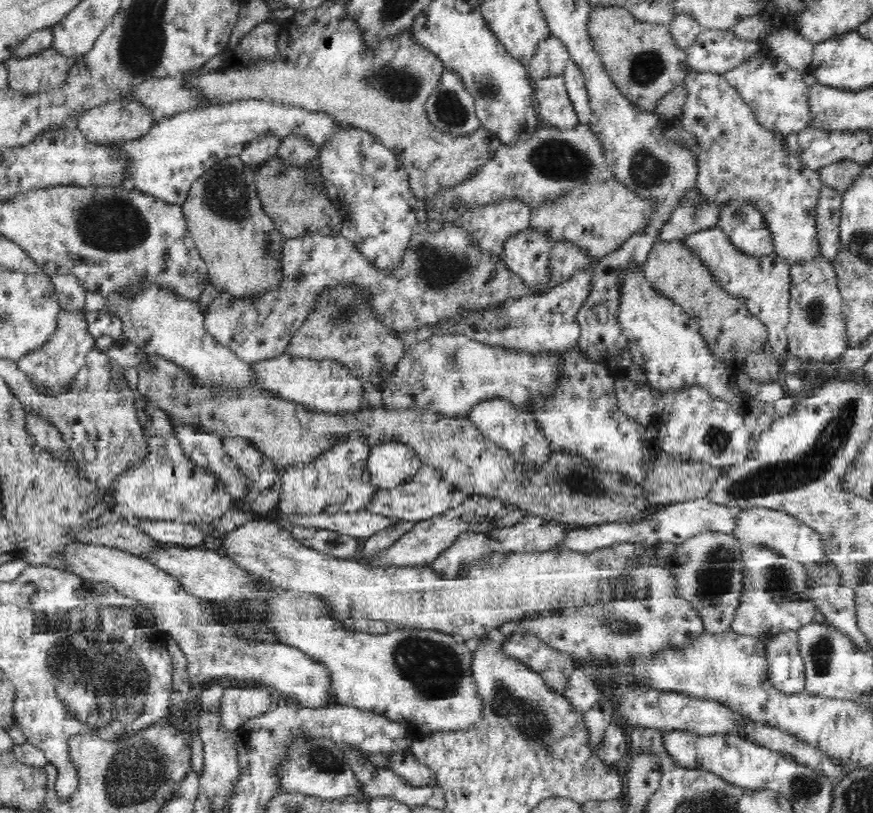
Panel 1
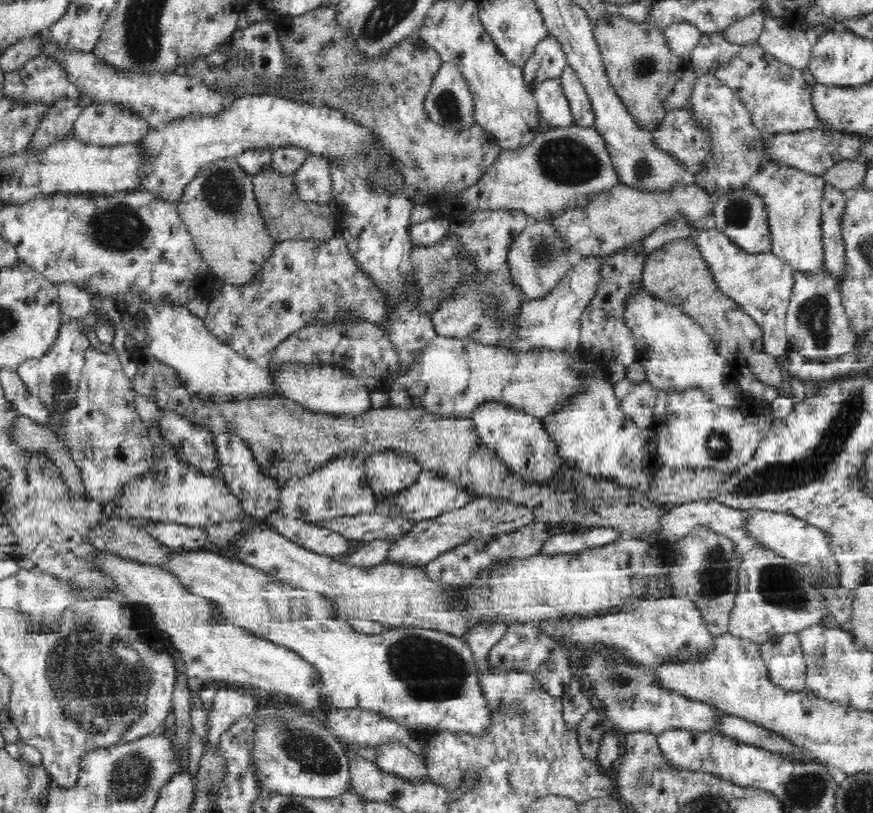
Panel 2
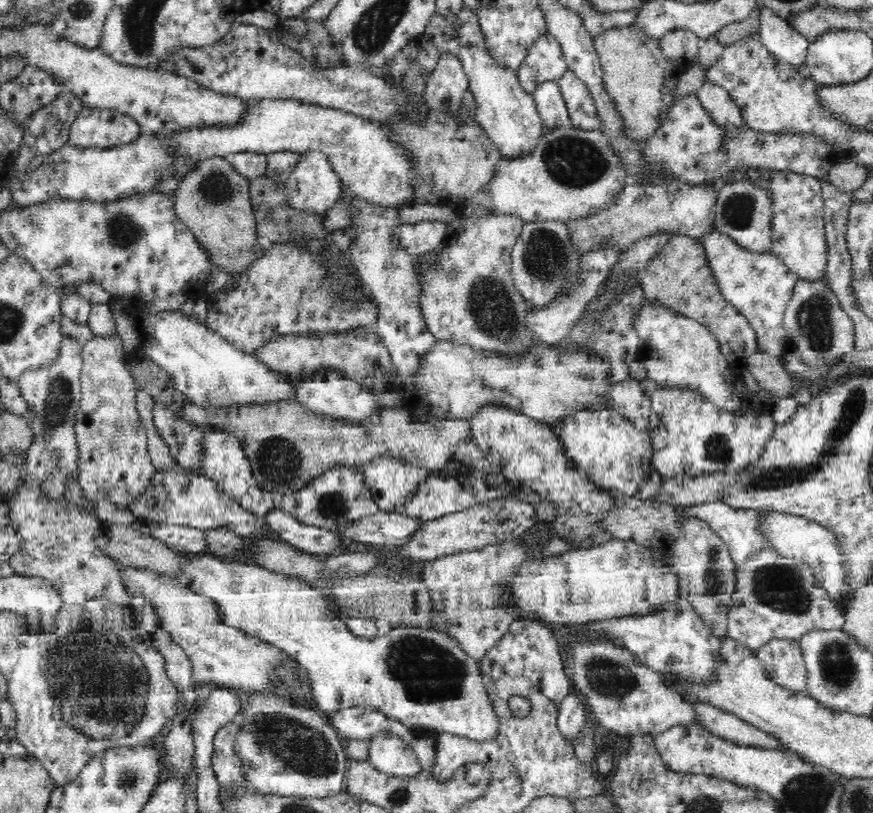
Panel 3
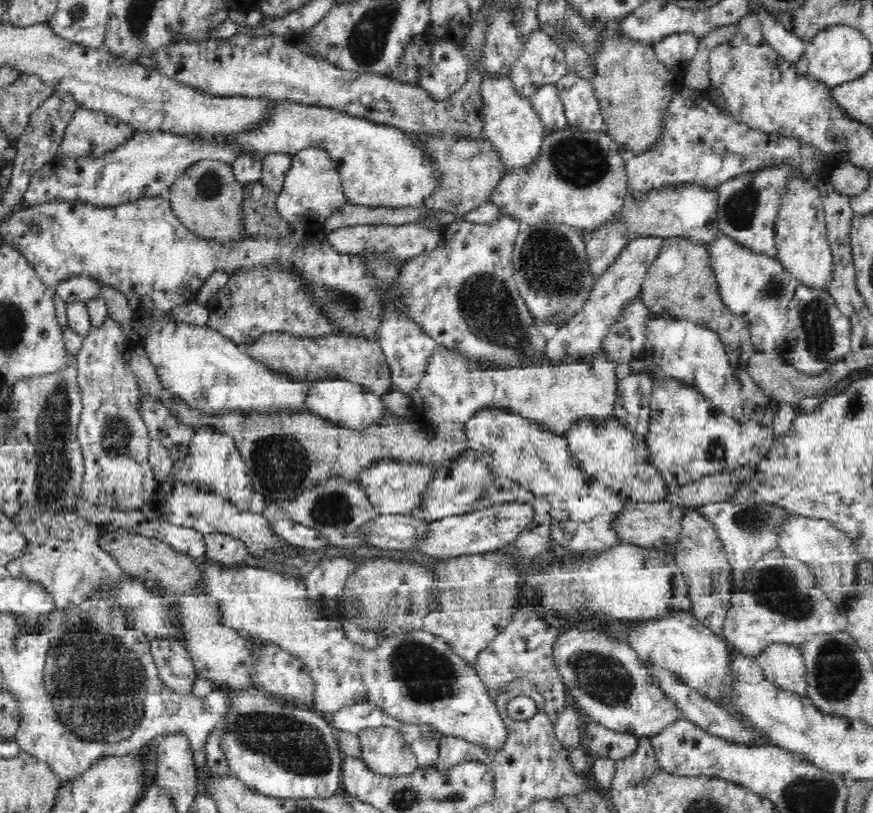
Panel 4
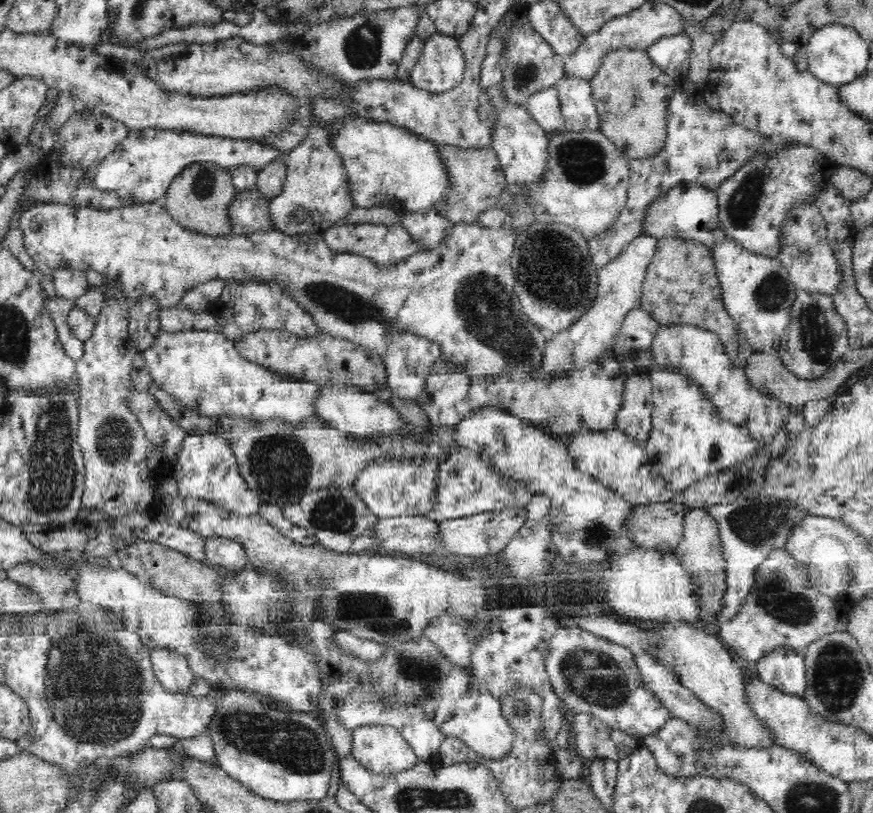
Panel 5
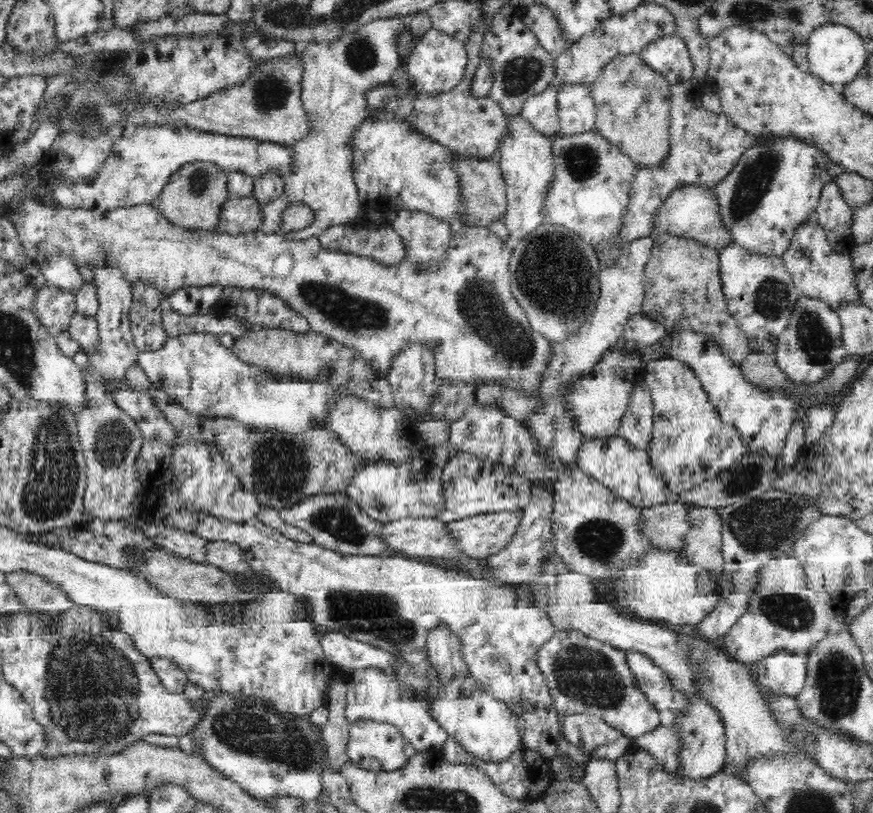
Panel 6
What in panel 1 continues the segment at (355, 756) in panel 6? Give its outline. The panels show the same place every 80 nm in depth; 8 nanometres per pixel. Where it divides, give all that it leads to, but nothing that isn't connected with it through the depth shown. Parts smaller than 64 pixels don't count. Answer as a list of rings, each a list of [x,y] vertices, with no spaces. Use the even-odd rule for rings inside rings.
[[[407,749],[390,754],[390,770],[400,775],[410,786],[436,786],[436,773],[424,764],[420,764]]]

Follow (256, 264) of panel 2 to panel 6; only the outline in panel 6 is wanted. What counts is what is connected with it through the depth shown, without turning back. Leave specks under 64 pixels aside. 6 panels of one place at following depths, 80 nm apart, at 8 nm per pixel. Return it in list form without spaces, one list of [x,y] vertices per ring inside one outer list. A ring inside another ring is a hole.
[[[196,161],[184,164],[170,176],[169,183],[162,190],[162,196],[155,204],[161,212],[177,226],[184,229],[218,232],[221,224],[222,206],[231,198],[228,190],[227,171],[210,162]]]

